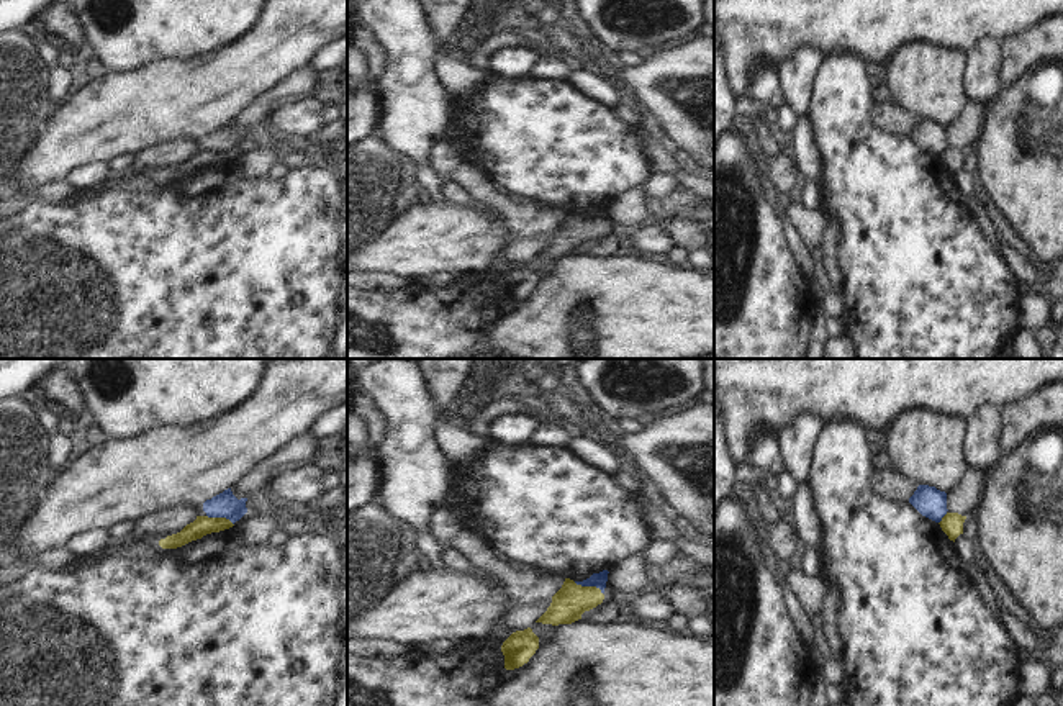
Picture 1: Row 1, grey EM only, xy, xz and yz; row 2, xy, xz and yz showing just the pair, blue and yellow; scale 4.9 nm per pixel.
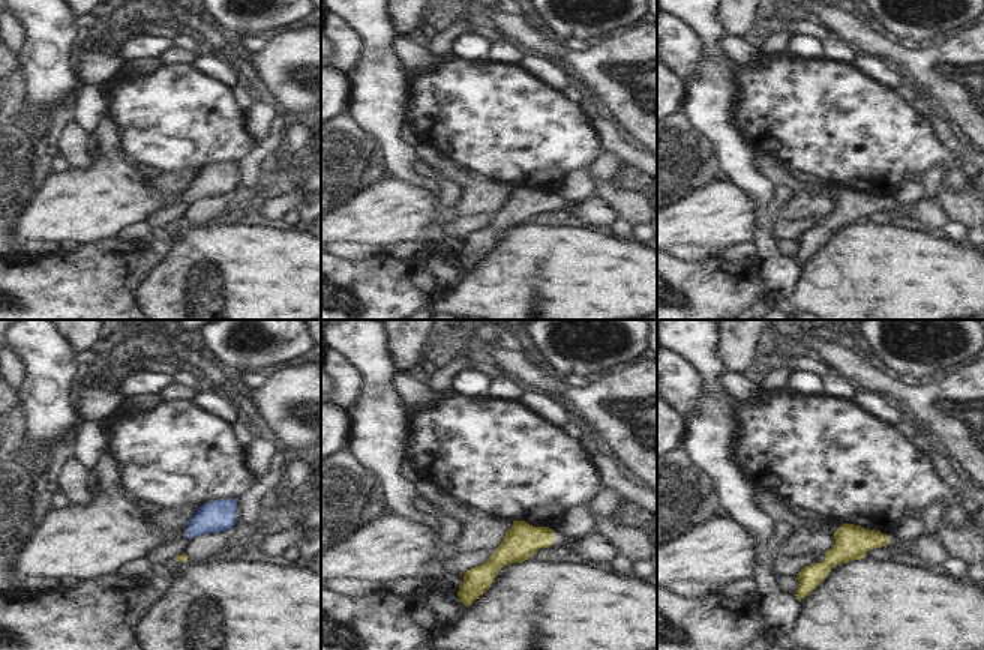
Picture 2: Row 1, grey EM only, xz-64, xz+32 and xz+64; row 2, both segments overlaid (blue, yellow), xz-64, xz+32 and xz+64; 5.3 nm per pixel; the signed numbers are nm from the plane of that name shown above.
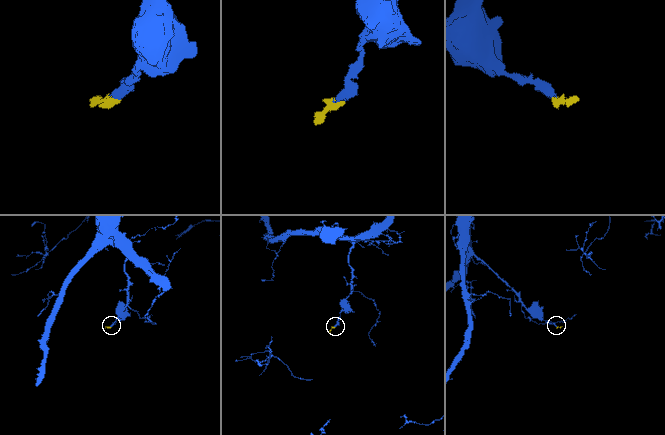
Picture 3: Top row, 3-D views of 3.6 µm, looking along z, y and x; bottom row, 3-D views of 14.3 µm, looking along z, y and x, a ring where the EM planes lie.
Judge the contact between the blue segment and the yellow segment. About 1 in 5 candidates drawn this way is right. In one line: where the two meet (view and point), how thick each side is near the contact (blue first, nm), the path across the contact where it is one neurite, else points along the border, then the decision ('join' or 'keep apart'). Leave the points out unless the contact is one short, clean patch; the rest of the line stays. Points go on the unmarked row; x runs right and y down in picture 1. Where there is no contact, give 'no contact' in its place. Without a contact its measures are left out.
meets blue in xz at (588, 218); 70 nm thick on the blue side, 170 nm on the other; border along xz (574, 215), (583, 220), (597, 220), (601, 226); keep apart

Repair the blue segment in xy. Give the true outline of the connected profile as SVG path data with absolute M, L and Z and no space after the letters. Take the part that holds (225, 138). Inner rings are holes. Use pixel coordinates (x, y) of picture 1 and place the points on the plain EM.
M228 121L211 133L201 134L193 143L198 149L226 151L234 157L247 146L246 134L247 131L237 133Z

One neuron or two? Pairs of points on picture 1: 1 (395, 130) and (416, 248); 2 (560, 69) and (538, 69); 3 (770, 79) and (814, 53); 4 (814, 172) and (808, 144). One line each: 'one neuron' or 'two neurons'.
1: two neurons
2: one neuron
3: two neurons
4: one neuron

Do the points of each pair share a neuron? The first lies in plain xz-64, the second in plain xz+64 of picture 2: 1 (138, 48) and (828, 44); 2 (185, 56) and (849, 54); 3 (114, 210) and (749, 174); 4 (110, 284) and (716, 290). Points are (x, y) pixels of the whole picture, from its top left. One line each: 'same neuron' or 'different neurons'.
1: different neurons
2: same neuron
3: different neurons
4: same neuron

